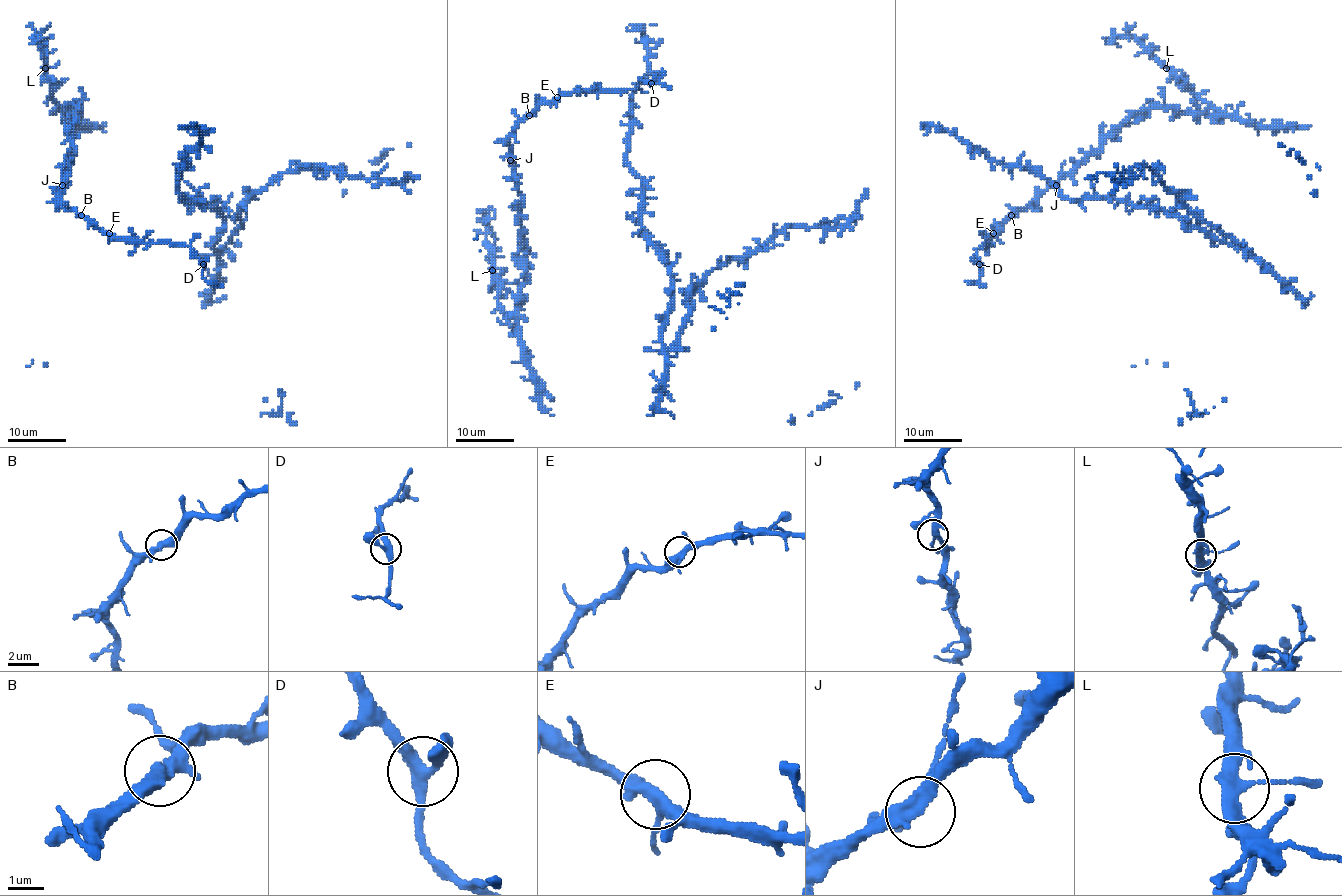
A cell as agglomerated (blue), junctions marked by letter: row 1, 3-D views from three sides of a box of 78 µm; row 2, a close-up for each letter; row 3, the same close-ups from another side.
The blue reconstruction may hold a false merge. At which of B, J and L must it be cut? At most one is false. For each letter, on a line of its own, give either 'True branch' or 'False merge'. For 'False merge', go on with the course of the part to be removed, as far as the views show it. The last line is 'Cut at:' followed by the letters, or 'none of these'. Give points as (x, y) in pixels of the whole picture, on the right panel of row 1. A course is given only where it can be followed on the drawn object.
B: True branch
J: True branch
L: True branch
Cut at: none of these

